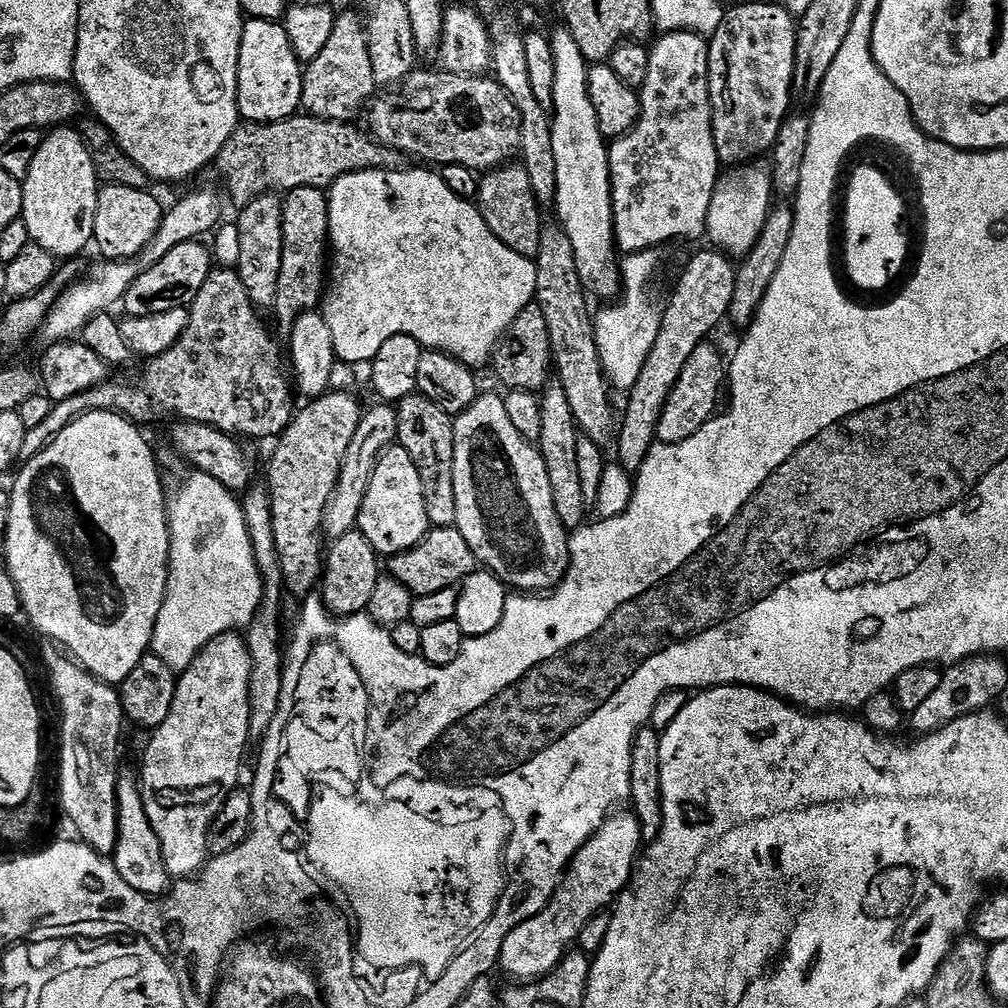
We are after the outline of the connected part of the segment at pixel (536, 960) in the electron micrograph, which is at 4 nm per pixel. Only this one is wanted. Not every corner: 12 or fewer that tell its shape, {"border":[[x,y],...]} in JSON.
{"border":[[620,810],[569,864],[547,906],[502,942],[513,981],[549,976],[615,905],[642,852]]}

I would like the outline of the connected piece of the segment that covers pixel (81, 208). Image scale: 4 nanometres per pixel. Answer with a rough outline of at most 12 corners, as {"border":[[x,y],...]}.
{"border":[[75,127],[45,135],[23,178],[29,241],[76,258],[102,187]]}

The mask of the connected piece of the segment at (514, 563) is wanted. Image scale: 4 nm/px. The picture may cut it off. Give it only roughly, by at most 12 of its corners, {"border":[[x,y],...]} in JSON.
{"border":[[488,392],[454,420],[454,527],[509,589],[568,573],[539,447]]}

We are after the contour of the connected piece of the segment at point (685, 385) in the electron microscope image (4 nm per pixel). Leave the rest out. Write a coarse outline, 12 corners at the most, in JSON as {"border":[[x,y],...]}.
{"border":[[690,354],[660,412],[656,439],[686,442],[717,415],[726,360]]}

